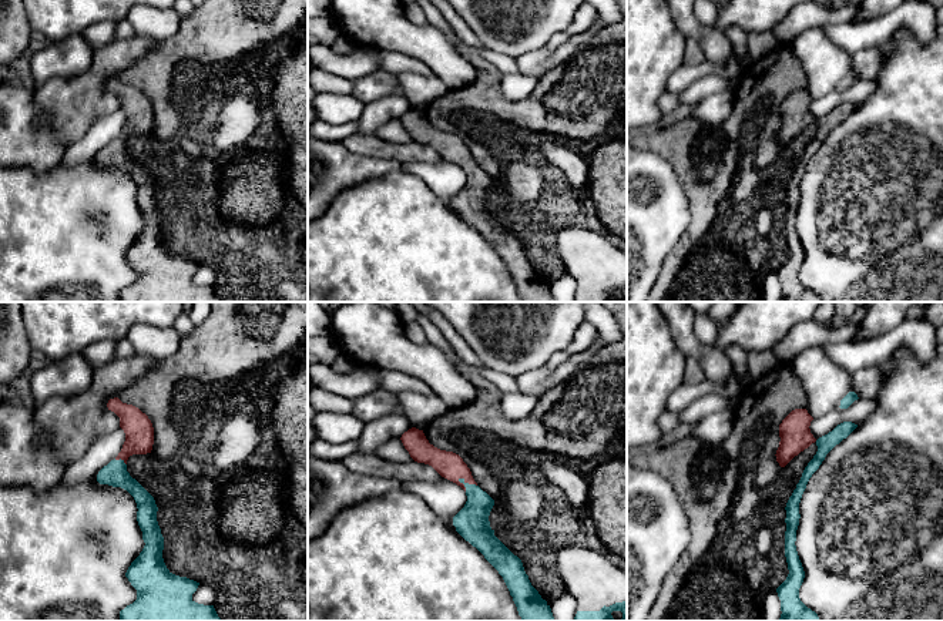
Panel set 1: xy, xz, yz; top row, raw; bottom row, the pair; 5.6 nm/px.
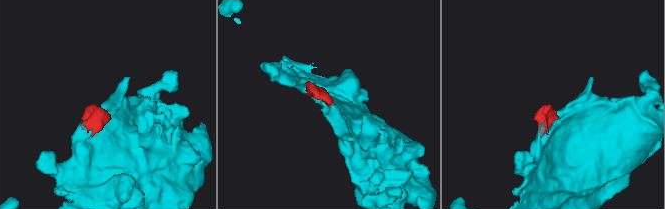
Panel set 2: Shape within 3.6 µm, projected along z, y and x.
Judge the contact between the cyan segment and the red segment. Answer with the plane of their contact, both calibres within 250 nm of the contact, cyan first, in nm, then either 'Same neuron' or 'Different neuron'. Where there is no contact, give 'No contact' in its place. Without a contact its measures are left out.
Touches cyan in xz. Thickness 190 nm (cyan) against 150 nm. Same neuron

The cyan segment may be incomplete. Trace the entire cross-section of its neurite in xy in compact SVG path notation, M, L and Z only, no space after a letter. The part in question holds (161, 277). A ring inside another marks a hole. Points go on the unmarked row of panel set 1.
M118 78L110 80L108 91L120 98L125 122L118 137L98 155L100 165L127 171L137 184L137 202L145 224L128 248L125 258L137 271L137 281L120 292L120 302L221 302L214 286L192 281L199 263L172 255L162 239L164 218L157 202L154 178L127 152L132 135L151 134L154 108L145 94Z

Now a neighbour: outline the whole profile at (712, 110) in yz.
M717 93L692 105L691 117L707 127L719 125L731 114L734 93Z

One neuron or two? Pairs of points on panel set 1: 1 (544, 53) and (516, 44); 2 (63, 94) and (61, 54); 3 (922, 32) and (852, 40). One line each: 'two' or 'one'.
1: two
2: two
3: one

